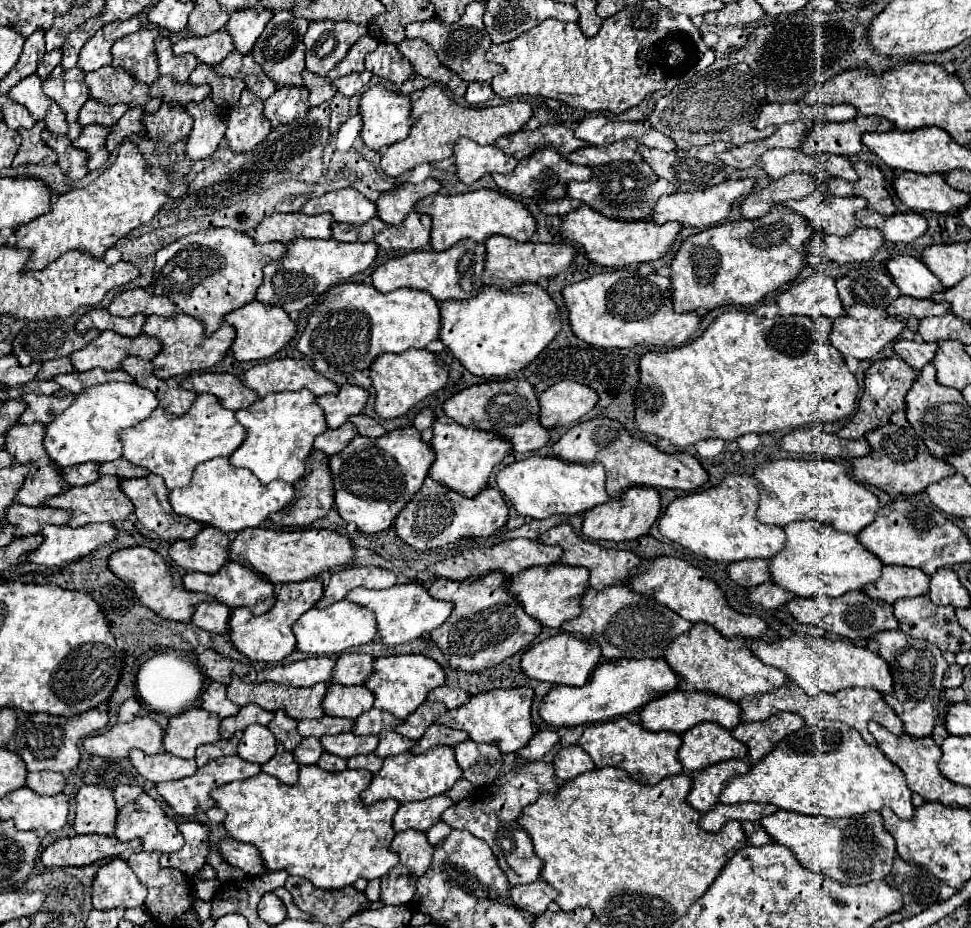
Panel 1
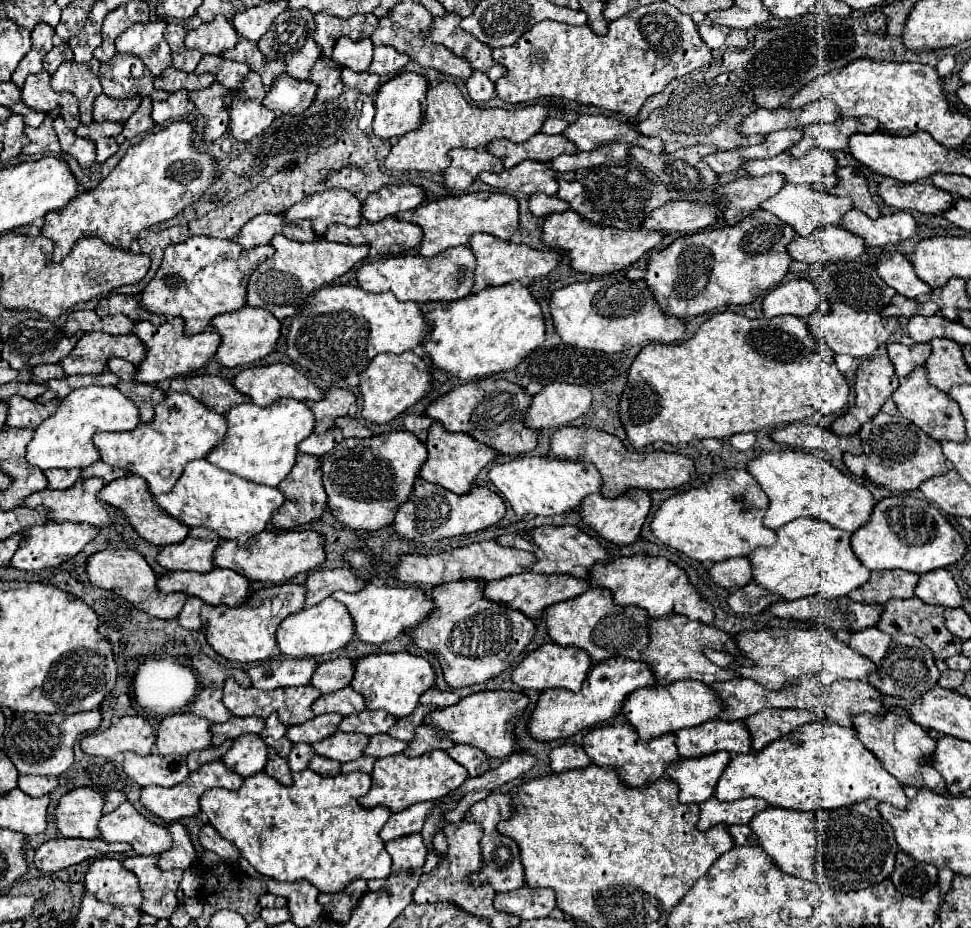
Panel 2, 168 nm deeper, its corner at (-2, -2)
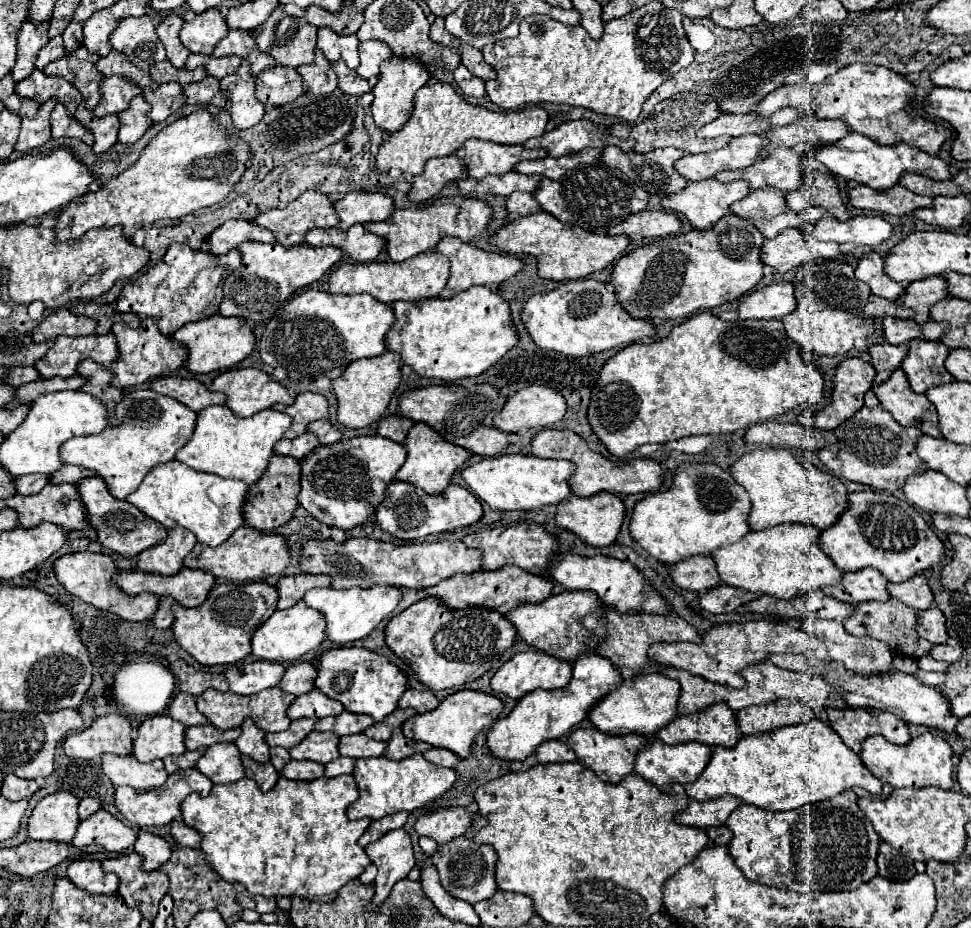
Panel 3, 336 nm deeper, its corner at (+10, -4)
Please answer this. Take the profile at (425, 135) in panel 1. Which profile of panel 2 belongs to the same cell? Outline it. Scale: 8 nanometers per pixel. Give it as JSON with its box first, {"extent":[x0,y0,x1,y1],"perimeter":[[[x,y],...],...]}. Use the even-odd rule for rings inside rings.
{"extent":[386,82,548,172],"perimeter":[[[440,82],[430,86],[426,92],[426,114],[424,122],[418,130],[404,134],[390,150],[386,158],[386,168],[390,172],[442,172],[448,168],[450,158],[448,150],[452,148],[484,148],[496,138],[506,138],[512,142],[524,142],[530,136],[542,130],[544,120],[548,118],[548,108],[542,104],[516,108],[516,110],[502,110],[502,108],[478,108],[470,104],[460,88],[454,82]]]}

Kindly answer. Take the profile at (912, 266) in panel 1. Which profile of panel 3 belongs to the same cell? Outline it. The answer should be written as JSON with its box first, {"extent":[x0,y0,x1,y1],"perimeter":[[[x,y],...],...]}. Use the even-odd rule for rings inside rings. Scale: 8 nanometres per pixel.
{"extent":[856,252,904,300],"perimeter":[[[870,252],[870,254],[864,254],[860,260],[858,260],[858,266],[856,266],[856,278],[860,278],[862,282],[866,282],[872,292],[876,296],[882,296],[886,300],[898,300],[902,294],[904,294],[904,286],[898,284],[898,282],[892,282],[886,272],[884,272],[884,260],[880,258],[880,254],[876,252]]]}

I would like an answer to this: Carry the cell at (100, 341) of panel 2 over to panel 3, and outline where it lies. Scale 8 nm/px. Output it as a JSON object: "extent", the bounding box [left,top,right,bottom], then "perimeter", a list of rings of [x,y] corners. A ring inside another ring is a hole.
{"extent":[36,332,118,378],"perimeter":[[[112,332],[104,336],[58,336],[54,348],[36,362],[36,368],[42,378],[54,376],[76,376],[78,364],[84,360],[96,360],[102,366],[110,366],[118,358],[118,346]]]}

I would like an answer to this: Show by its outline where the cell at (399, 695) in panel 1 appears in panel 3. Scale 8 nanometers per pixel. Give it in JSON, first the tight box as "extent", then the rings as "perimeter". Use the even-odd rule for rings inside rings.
{"extent":[316,648,408,720],"perimeter":[[[334,648],[320,656],[316,688],[342,702],[348,712],[368,714],[374,720],[382,720],[398,708],[400,696],[408,690],[408,676],[384,654],[364,648]]]}

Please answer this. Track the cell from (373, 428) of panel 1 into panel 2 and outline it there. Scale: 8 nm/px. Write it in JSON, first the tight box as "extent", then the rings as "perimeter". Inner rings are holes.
{"extent":[336,416,372,438],"perimeter":[[[342,416],[342,418],[336,418],[336,428],[340,428],[342,430],[342,434],[344,434],[344,438],[352,438],[352,436],[356,436],[356,438],[368,438],[372,432],[366,428],[366,426],[362,426],[360,422],[356,422],[354,418],[350,418],[350,416]]]}

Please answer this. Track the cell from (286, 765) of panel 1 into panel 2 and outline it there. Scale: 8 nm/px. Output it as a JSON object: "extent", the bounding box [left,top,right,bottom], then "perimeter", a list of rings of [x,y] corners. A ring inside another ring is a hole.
{"extent":[264,750,292,786],"perimeter":[[[270,750],[270,754],[268,754],[268,762],[266,762],[264,772],[270,774],[272,778],[276,778],[284,786],[290,786],[292,784],[292,772],[288,768],[286,758],[280,758],[274,750]]]}

